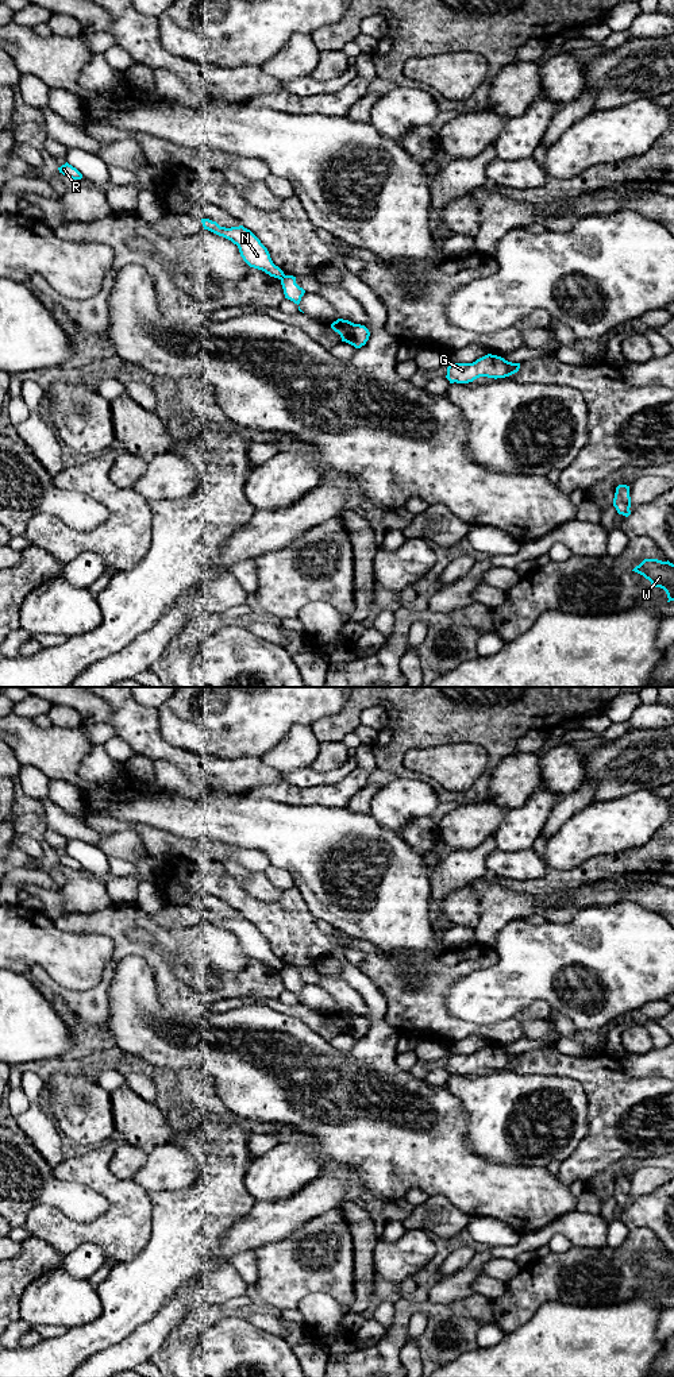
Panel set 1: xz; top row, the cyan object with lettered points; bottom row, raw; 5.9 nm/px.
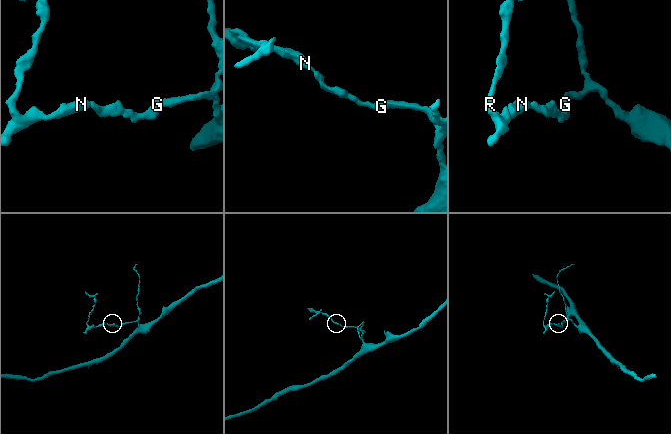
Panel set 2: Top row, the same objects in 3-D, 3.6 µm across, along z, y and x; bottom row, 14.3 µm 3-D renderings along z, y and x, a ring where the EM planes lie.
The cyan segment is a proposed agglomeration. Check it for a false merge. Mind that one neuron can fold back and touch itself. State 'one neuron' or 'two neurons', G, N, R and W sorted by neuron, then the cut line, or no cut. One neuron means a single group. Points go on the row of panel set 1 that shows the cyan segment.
two neurons | G W / N R | xz (284, 274), (280, 278)

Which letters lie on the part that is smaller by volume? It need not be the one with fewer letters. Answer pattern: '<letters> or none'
N, R

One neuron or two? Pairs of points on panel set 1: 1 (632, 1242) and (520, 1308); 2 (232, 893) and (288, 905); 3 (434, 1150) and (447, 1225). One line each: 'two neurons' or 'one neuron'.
1: one neuron
2: one neuron
3: two neurons

